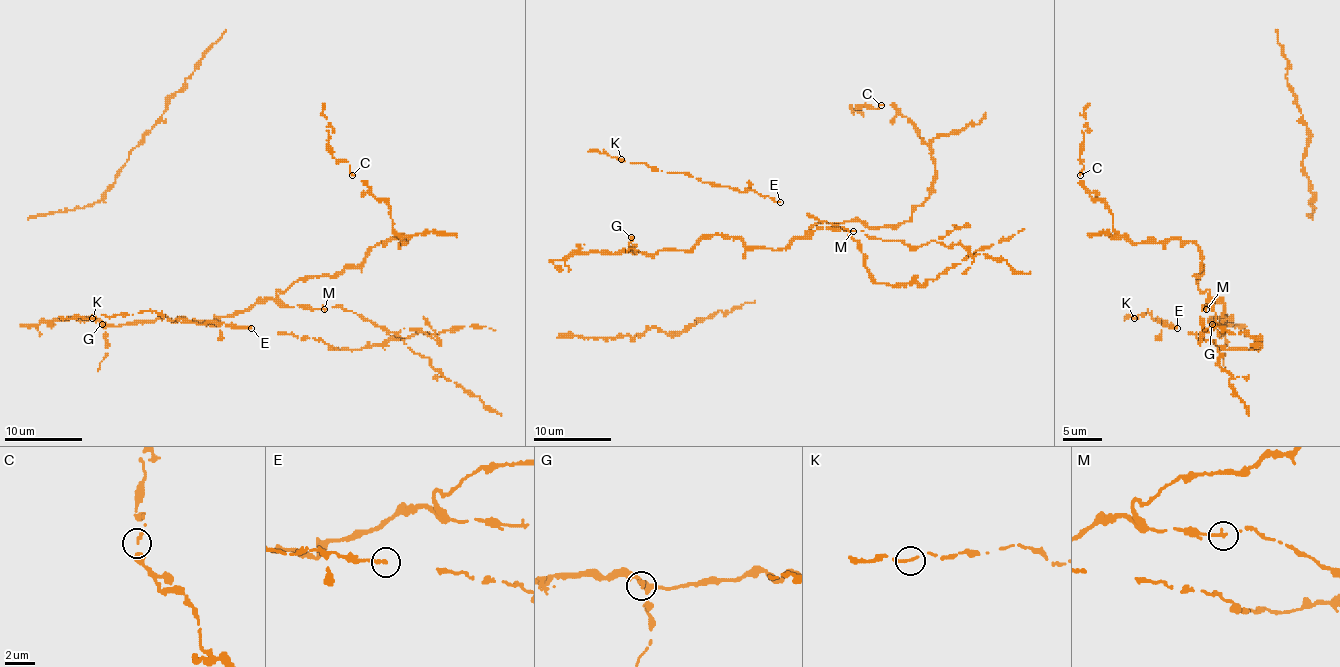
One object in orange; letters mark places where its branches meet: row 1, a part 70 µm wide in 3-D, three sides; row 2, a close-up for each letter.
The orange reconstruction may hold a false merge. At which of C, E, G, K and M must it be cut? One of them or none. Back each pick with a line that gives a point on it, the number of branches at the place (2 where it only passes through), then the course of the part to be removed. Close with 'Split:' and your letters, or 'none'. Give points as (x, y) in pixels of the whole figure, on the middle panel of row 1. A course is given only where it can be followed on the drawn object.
Split: none

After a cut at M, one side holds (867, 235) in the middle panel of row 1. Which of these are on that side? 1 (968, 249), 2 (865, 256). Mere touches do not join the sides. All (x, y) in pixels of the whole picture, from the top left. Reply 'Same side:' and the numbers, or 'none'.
Same side: 1

